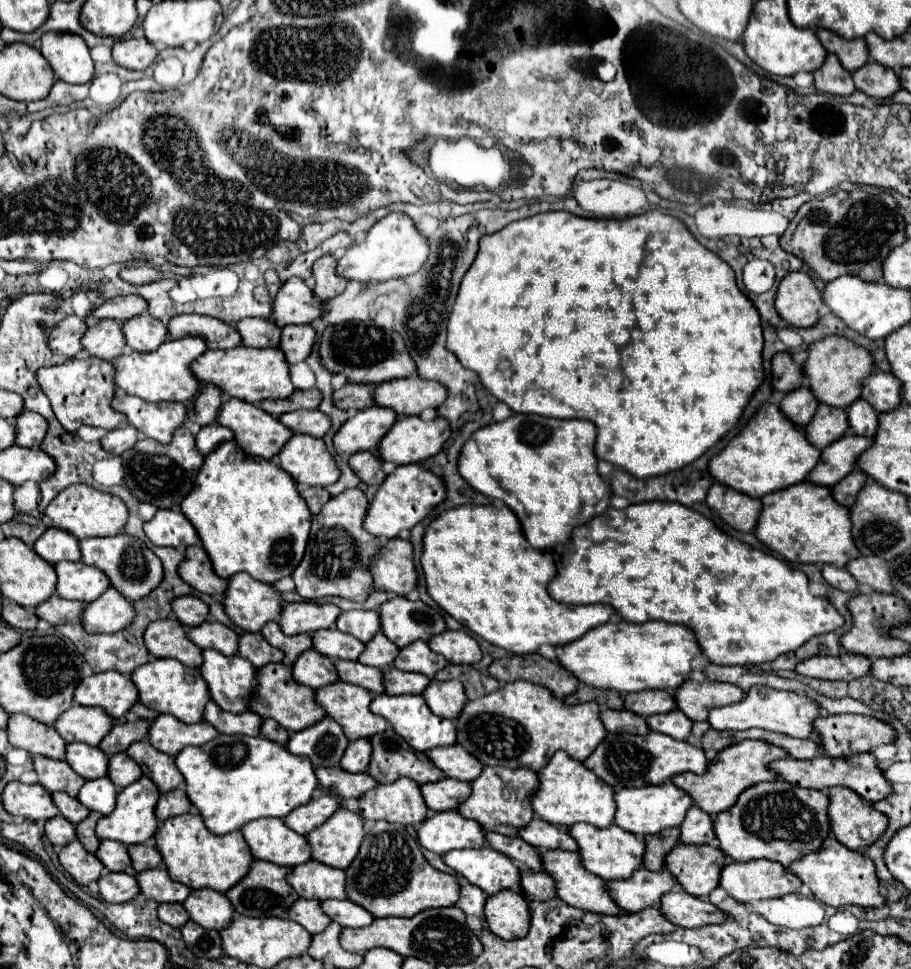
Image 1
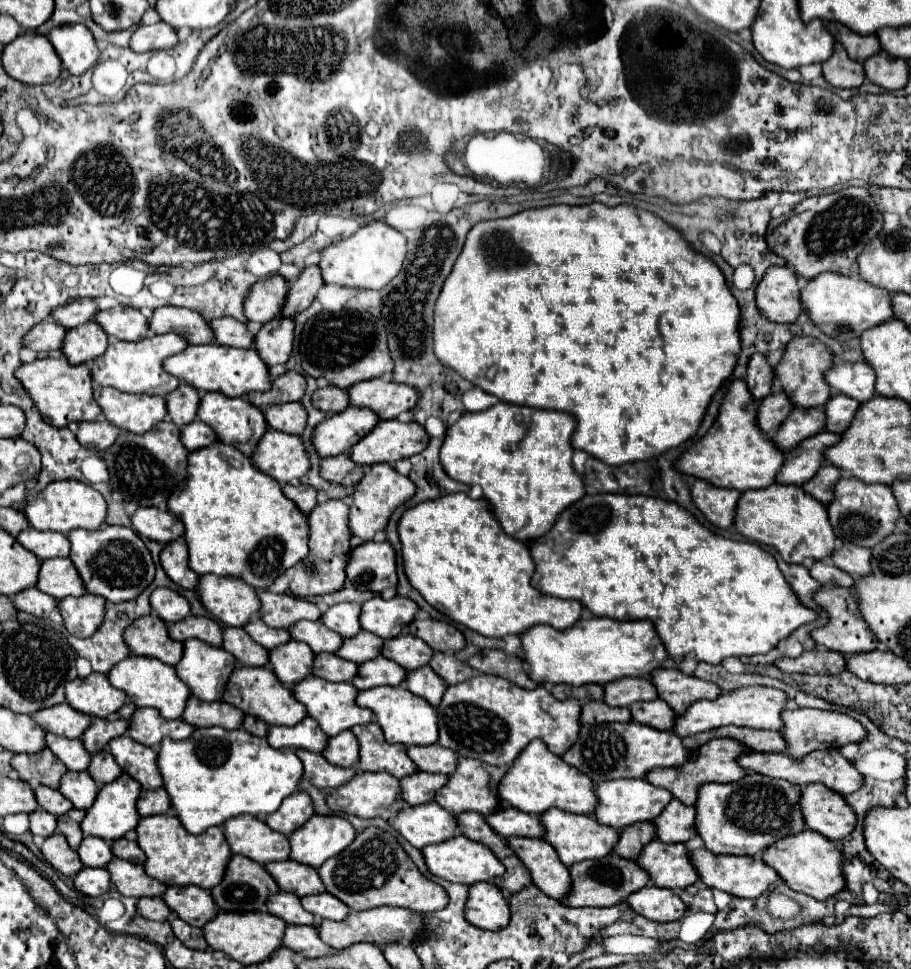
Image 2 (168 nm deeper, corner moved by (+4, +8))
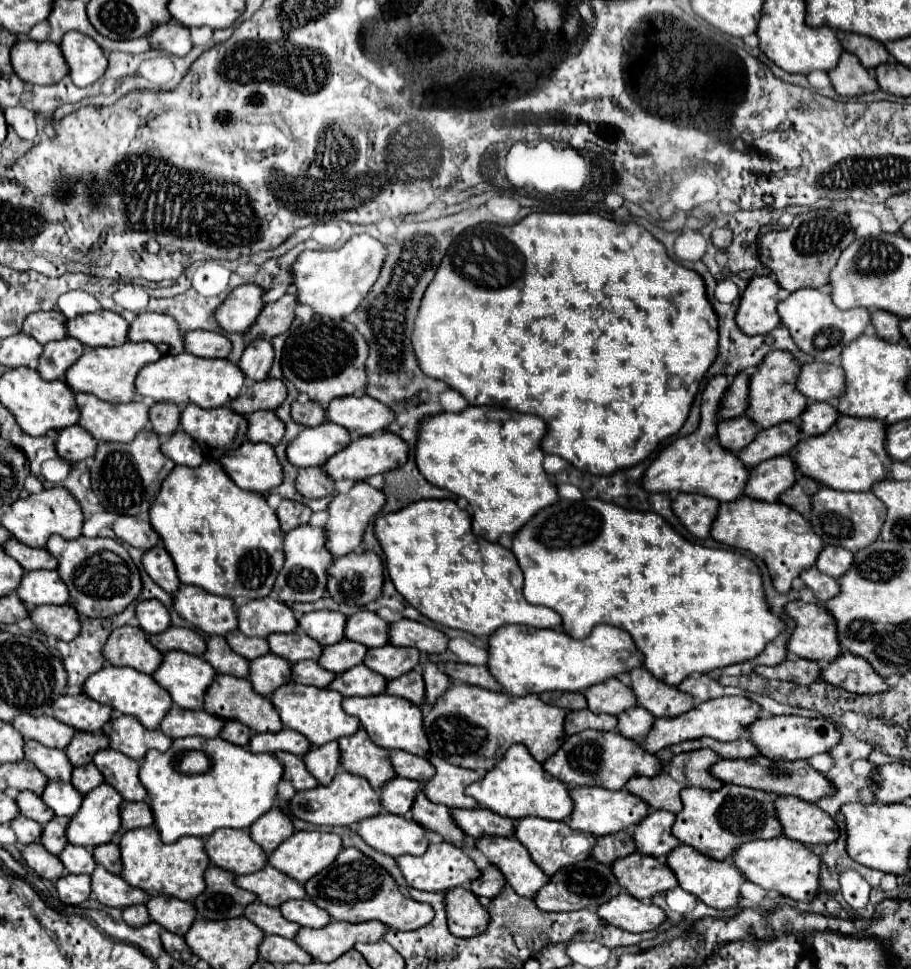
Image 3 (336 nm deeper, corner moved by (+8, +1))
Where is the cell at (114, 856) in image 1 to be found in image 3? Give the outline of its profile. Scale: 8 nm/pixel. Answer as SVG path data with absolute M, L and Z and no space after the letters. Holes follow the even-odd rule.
M67 845L59 859L69 873L93 873L93 869L97 867L93 853L87 847L79 845Z

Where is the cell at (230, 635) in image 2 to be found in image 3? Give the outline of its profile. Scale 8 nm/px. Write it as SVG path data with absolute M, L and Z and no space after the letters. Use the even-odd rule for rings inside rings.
M209 637L207 639L207 651L203 655L217 673L227 673L233 677L249 677L249 661L241 655L237 655L225 637Z

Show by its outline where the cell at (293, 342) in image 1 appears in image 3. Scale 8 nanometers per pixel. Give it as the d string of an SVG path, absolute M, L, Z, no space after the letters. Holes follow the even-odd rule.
M257 337L245 347L239 367L245 369L245 375L249 379L263 381L263 379L267 379L267 375L273 367L273 357L275 357L275 351L273 351L271 341Z

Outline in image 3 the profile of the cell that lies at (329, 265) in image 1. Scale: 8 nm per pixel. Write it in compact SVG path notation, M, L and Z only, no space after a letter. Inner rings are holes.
M285 293L279 301L267 303L265 309L261 311L259 319L255 321L255 325L249 329L249 333L245 333L245 341L249 343L257 337L273 339L275 335L285 333L295 319L297 307L299 307L299 301L297 301L295 293Z

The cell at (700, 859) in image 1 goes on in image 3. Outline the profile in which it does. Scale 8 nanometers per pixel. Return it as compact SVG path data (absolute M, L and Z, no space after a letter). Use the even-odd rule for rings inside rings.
M643 853L617 859L611 865L621 887L625 887L637 899L651 899L677 887L677 877L663 859L655 859Z

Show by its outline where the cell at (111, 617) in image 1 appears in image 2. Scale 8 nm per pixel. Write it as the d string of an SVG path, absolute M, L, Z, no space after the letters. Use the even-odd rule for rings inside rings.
M83 594L81 598L65 598L57 602L57 610L63 616L65 628L77 638L89 638L105 616L105 600L93 594Z

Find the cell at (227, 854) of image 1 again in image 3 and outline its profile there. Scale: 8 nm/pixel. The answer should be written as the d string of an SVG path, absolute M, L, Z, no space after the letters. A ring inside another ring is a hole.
M139 827L125 831L121 837L121 877L133 887L141 887L151 897L169 895L183 901L193 901L201 891L205 891L205 869L209 867L209 855L205 851L203 839L181 839L177 843L165 845L157 833L157 827Z

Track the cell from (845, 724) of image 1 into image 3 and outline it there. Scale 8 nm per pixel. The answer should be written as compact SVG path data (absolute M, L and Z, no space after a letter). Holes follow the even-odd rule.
M777 715L777 717L761 717L753 727L749 727L749 739L757 745L761 755L765 755L771 761L787 759L809 759L817 753L825 753L841 743L841 733L835 729L835 725L827 719L807 719L797 715Z

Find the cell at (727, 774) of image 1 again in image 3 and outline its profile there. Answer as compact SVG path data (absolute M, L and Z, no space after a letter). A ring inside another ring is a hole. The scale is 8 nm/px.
M697 749L697 751L691 751L691 753L681 753L681 755L675 755L669 763L665 763L663 771L657 777L633 777L633 779L629 779L625 789L629 793L645 799L651 809L665 809L665 811L671 811L671 813L677 815L683 809L683 803L681 803L681 797L679 797L681 789L685 789L685 787L719 789L719 787L725 785L723 781L719 781L717 777L711 775L711 767L719 759L721 757L711 749Z

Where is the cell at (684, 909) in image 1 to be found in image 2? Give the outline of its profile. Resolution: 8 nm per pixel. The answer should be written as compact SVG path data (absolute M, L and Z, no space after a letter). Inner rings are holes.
M645 886L633 892L633 896L627 896L625 902L629 904L629 908L633 908L633 912L653 922L681 920L687 910L683 900L675 892L657 886Z

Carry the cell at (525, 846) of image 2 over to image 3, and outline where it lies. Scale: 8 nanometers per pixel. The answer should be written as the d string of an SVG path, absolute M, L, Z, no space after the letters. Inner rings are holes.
M483 837L475 841L475 847L503 871L507 883L521 897L533 899L551 879L541 871L541 867L537 867L529 851L515 837Z

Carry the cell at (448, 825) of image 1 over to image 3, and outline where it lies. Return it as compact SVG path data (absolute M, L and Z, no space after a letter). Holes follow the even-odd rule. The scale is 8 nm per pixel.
M381 813L363 819L357 831L371 847L391 857L405 853L423 855L431 843L423 825L393 813Z

